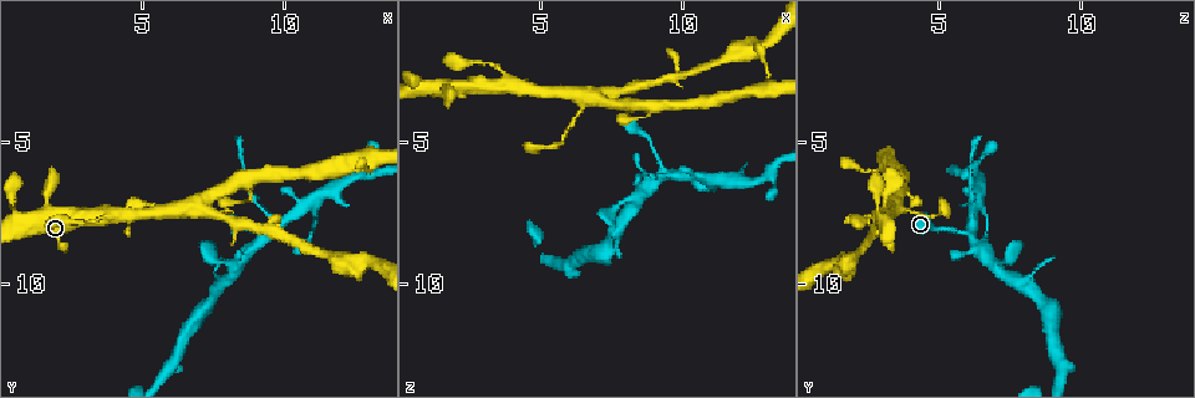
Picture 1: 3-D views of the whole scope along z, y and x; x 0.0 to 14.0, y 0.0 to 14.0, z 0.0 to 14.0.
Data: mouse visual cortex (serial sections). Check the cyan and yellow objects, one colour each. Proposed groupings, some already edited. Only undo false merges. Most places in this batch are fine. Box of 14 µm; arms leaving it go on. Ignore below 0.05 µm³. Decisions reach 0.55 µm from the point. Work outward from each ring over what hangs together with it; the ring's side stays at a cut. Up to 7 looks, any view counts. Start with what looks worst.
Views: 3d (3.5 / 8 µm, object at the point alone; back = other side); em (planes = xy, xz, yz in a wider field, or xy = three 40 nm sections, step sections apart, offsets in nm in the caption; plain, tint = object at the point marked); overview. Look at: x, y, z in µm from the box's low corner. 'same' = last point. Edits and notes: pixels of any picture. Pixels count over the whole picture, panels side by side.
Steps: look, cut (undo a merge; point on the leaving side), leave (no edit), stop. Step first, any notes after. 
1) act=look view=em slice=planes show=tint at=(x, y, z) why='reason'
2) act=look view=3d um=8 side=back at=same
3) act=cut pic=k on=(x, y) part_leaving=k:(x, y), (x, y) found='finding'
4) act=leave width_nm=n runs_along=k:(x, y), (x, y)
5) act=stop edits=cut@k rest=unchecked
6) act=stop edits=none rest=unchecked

act=look view=3d um=3.5 at=(9.3, 7.4, 6.1) why='sudden change in width'

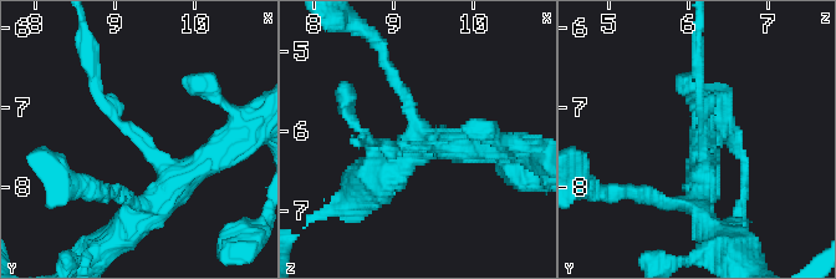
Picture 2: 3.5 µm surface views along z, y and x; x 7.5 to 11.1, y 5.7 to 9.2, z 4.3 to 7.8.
act=look view=em slice=xy step=1 show=tint at=(9.25, 7.35, 6.15)

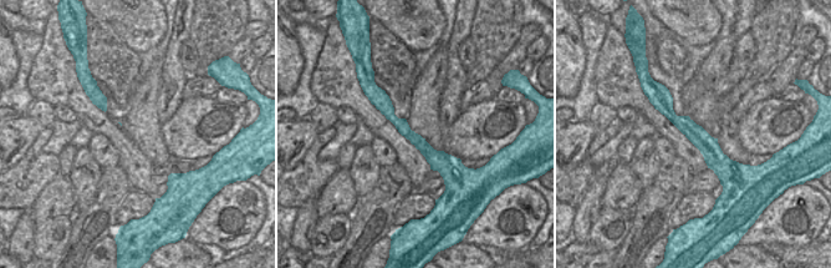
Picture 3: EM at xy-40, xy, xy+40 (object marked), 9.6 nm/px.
act=cut pic=2 on=(97, 85) arm_widths_nm=150,400 part_leaving=2:(118, 121), (96, 91), (85, 34) found='two cells meet here'

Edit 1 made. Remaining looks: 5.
act=look view=3d um=8 at=(7.3, 7.5, 3.3) why='sudden change in width'

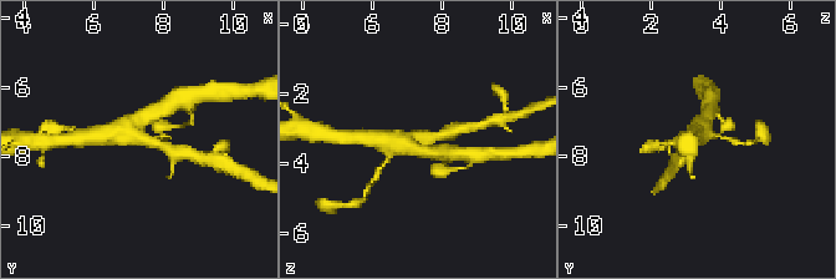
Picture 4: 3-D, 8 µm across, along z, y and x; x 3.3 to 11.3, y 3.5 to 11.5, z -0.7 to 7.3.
act=look view=3d um=3.5 at=(7.3, 7.5, 3.3)

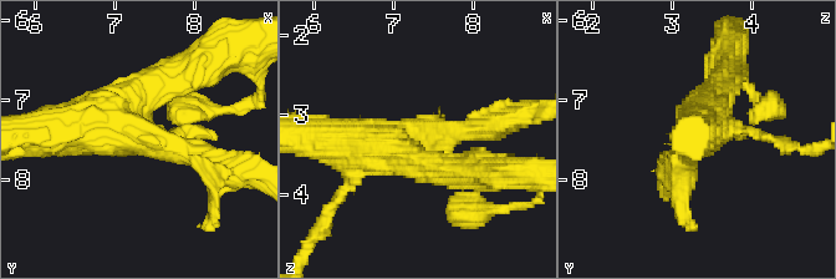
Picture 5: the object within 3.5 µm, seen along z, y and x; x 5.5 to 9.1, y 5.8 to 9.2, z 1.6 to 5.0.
act=look view=em slice=xy step=5 show=tint at=(7.30, 7.50, 3.35)

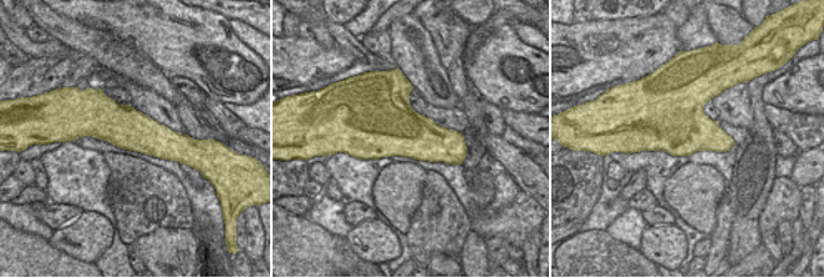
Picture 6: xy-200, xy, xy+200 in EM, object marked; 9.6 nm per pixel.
act=leave runs_along=5:(34, 132), (117, 125), (174, 75) found='one cell here'

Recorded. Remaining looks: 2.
act=stop edits=cut@2 rest=unchecked

